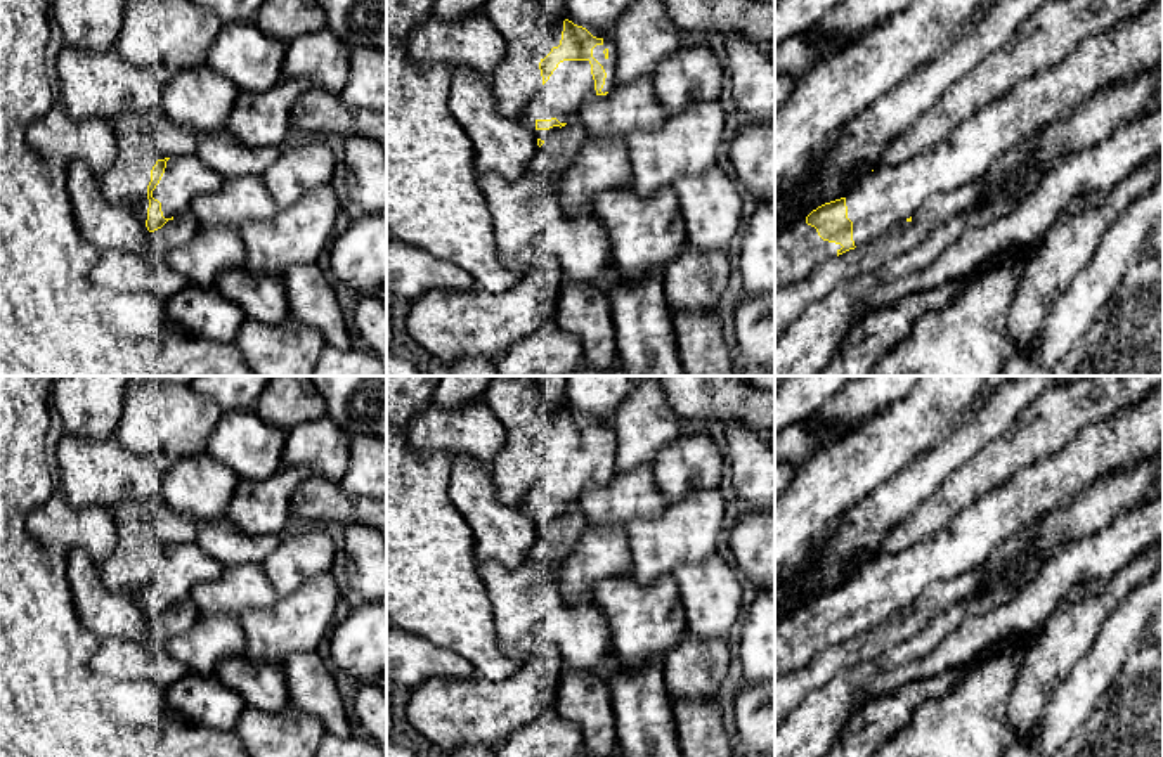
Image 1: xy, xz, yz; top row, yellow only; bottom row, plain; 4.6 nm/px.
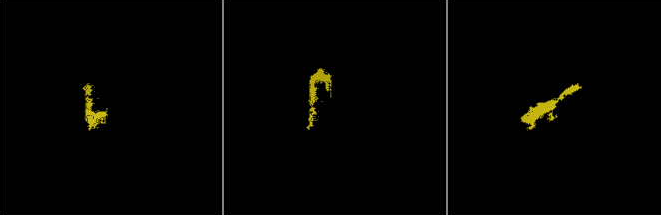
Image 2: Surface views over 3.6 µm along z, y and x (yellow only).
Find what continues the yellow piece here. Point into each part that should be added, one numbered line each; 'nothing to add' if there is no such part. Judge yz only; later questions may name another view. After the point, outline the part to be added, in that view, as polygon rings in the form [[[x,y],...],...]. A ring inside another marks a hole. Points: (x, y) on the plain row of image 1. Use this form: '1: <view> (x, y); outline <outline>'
1: yz (890, 582); outline [[[1163,386],[1108,421],[1087,426],[1059,452],[1016,471],[931,537],[868,560],[844,586],[861,636],[913,605],[938,580],[979,570],[995,547],[1071,502],[1094,482],[1163,452]]]
2: yz (801, 636); outline [[[806,605],[797,608],[775,625],[775,677],[804,667],[818,651],[837,644],[841,636],[823,629]]]

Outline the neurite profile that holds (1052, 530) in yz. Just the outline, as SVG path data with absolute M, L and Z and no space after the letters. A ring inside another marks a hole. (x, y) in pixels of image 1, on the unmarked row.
M1154 457L1094 482L1071 502L1038 521L1028 553L1052 554L1071 540L1095 534L1118 514L1146 506L1160 495L1156 482L1161 475L1163 459Z

